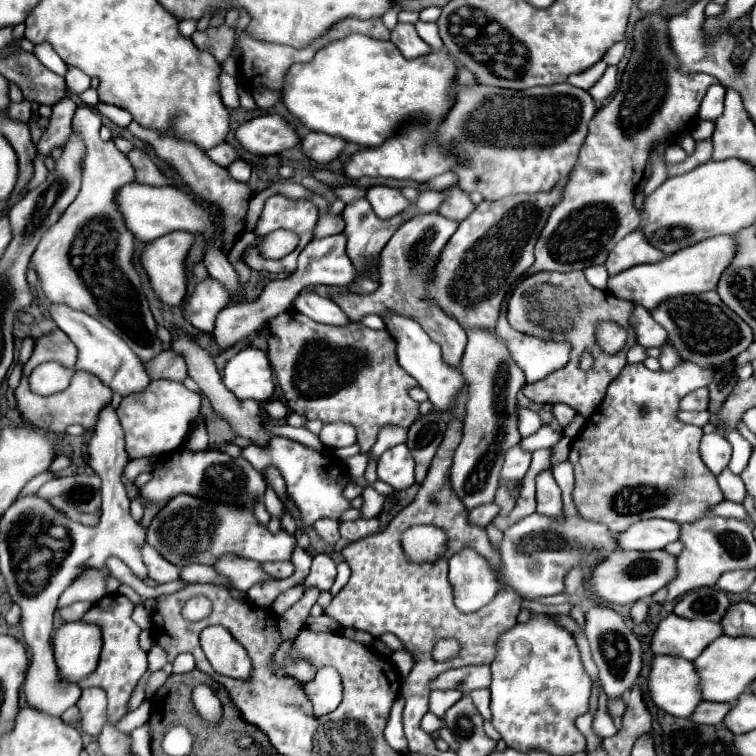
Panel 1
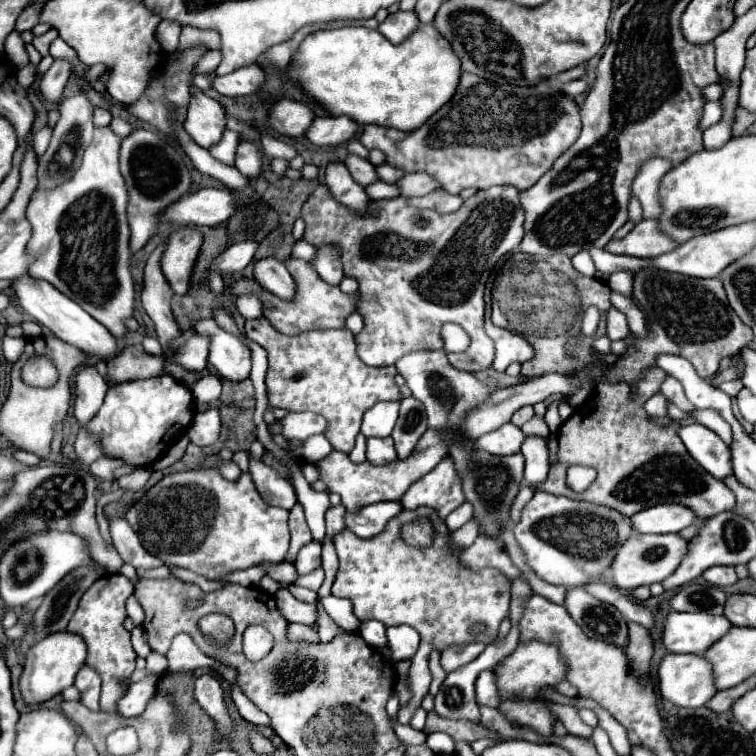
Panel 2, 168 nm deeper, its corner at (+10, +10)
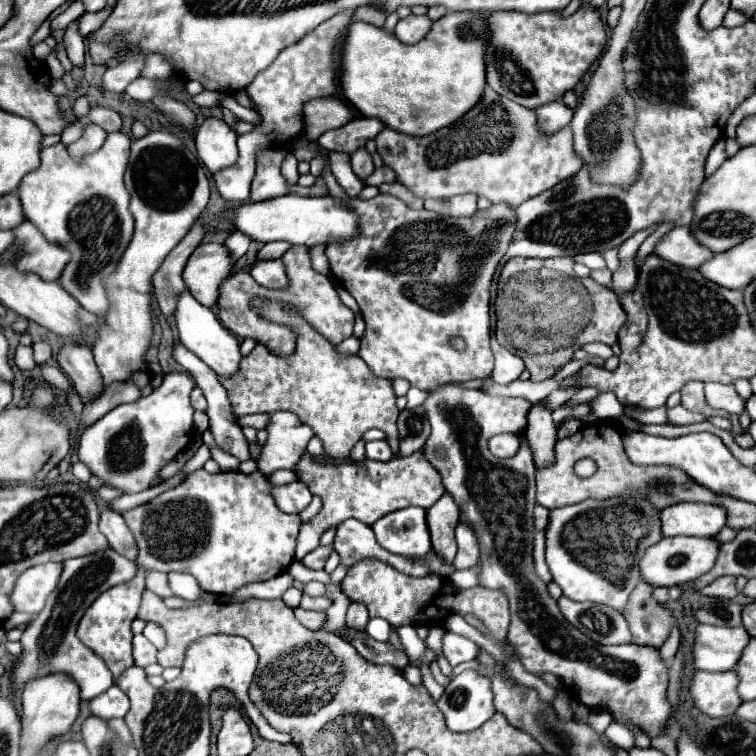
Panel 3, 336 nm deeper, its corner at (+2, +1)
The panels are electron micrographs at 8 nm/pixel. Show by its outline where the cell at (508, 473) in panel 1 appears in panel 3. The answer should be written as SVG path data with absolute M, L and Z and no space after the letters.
M502 433L502 435L494 435L488 443L490 451L496 455L496 457L512 457L518 453L518 447L520 447L520 435L514 435L514 433Z

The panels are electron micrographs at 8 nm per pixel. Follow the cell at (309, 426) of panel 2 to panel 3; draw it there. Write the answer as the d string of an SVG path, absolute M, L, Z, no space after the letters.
M276 411L268 425L268 441L262 449L258 469L270 475L278 469L294 469L306 453L308 441L314 437L314 429L302 423L290 411Z

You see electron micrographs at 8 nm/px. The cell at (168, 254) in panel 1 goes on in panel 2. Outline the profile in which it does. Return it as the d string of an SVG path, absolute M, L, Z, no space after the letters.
M180 228L166 240L162 256L162 272L168 278L174 294L186 294L190 278L202 250L202 232L198 228Z

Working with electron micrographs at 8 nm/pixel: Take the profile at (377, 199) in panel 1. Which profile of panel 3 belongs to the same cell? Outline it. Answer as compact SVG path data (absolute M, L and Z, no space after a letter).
M362 147L362 149L358 149L358 151L354 151L352 155L352 171L354 171L354 175L358 177L358 179L368 179L372 173L374 173L374 165L372 165L372 157L366 153L366 149Z

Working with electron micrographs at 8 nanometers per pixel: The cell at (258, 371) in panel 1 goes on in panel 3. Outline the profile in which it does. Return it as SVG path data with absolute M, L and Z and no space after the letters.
M184 291L178 299L178 307L176 307L176 327L180 333L180 343L196 353L210 369L214 369L218 375L222 377L234 377L240 369L240 361L242 361L242 353L240 353L240 341L218 323L218 319L214 317L212 309L206 309L204 305L200 305L190 291Z

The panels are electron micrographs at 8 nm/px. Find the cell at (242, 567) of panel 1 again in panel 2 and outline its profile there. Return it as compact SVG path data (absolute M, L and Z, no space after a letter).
M280 562L280 564L262 564L268 568L268 576L278 580L278 582L286 582L286 584L294 584L298 580L298 572L294 570L294 564L290 562Z

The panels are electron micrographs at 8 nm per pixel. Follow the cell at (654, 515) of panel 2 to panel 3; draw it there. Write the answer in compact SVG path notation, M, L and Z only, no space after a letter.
M678 503L660 511L664 537L712 537L726 523L726 511L706 503Z

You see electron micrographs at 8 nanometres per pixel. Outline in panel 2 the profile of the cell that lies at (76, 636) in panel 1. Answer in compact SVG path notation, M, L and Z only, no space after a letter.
M56 632L56 634L46 636L44 640L40 640L26 654L26 664L24 664L24 670L22 670L22 676L20 676L18 686L20 686L24 702L28 706L32 706L32 704L48 702L54 696L58 696L64 688L74 684L74 678L76 678L78 670L82 668L84 660L86 660L86 644L76 634Z

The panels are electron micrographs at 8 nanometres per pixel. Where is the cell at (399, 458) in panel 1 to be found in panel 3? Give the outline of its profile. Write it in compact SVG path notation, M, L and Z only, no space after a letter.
M370 441L366 443L366 457L376 461L390 461L394 457L388 441Z

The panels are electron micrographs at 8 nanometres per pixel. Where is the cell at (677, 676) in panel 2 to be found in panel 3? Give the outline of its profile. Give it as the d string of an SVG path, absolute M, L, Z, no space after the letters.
M694 671L690 683L690 697L694 707L708 717L726 717L732 715L742 699L736 693L738 675L734 671L708 673Z

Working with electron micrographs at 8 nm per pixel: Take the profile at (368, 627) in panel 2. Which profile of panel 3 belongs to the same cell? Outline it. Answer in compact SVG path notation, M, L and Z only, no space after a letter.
M370 619L368 627L366 627L366 633L370 633L370 637L374 637L376 641L388 641L390 633L392 633L392 627L384 619Z

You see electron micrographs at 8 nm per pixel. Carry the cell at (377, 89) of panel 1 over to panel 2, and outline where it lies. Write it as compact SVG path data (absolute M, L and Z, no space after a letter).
M434 24L420 26L396 46L378 30L344 26L304 38L288 74L332 116L350 116L360 126L376 124L410 132L452 98L462 68L450 42Z

